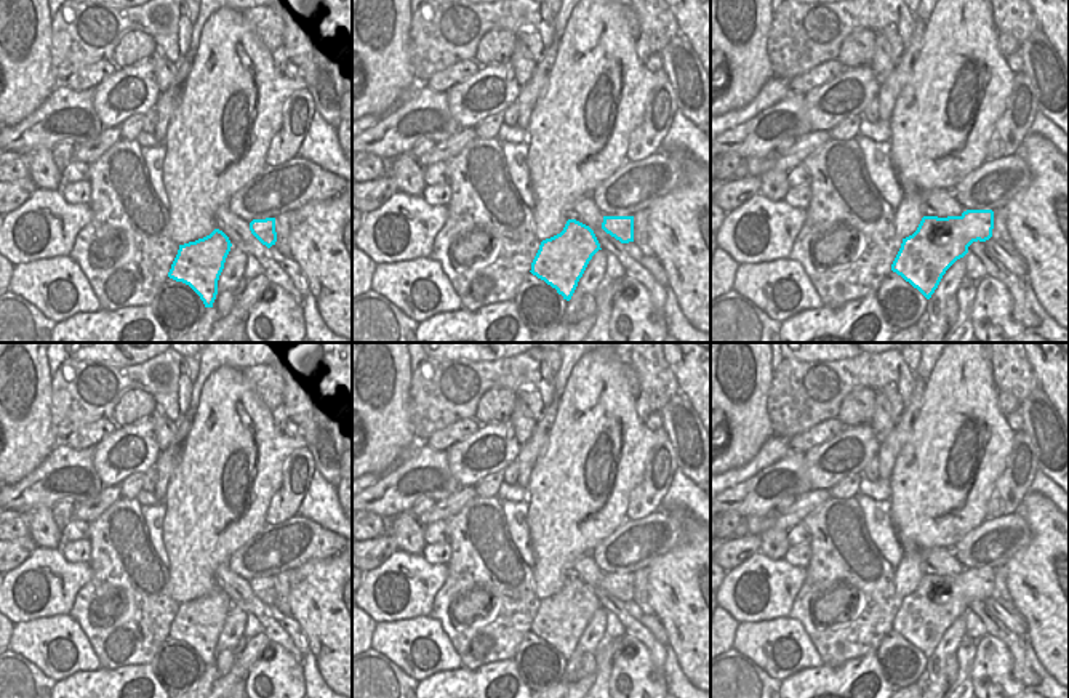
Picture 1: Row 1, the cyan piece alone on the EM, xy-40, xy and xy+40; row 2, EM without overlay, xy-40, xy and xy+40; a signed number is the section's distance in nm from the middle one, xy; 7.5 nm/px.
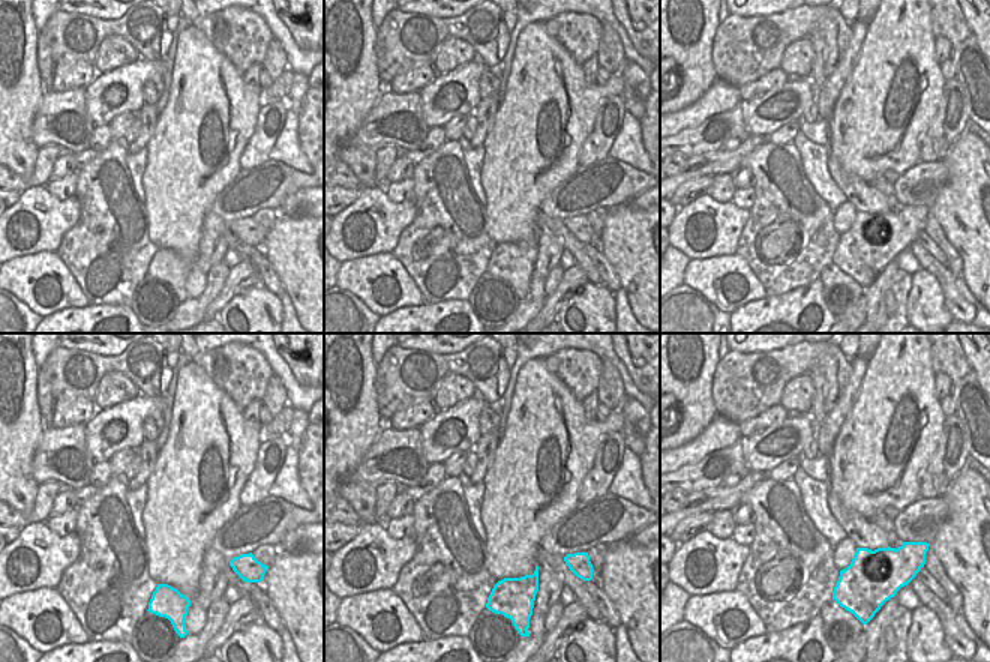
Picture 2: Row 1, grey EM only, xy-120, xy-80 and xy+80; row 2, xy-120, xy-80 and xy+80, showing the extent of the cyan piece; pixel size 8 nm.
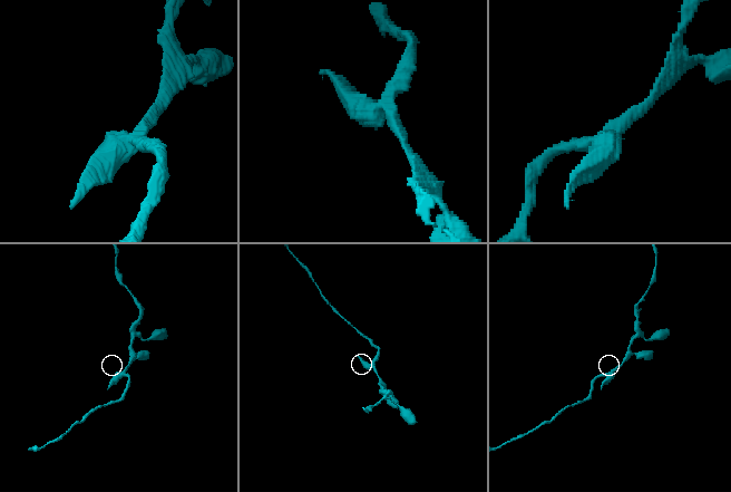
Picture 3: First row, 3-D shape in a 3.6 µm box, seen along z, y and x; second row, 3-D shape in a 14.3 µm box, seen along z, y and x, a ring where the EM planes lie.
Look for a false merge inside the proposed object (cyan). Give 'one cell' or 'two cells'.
two cells

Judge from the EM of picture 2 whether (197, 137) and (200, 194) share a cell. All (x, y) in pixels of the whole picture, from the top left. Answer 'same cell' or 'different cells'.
same cell

